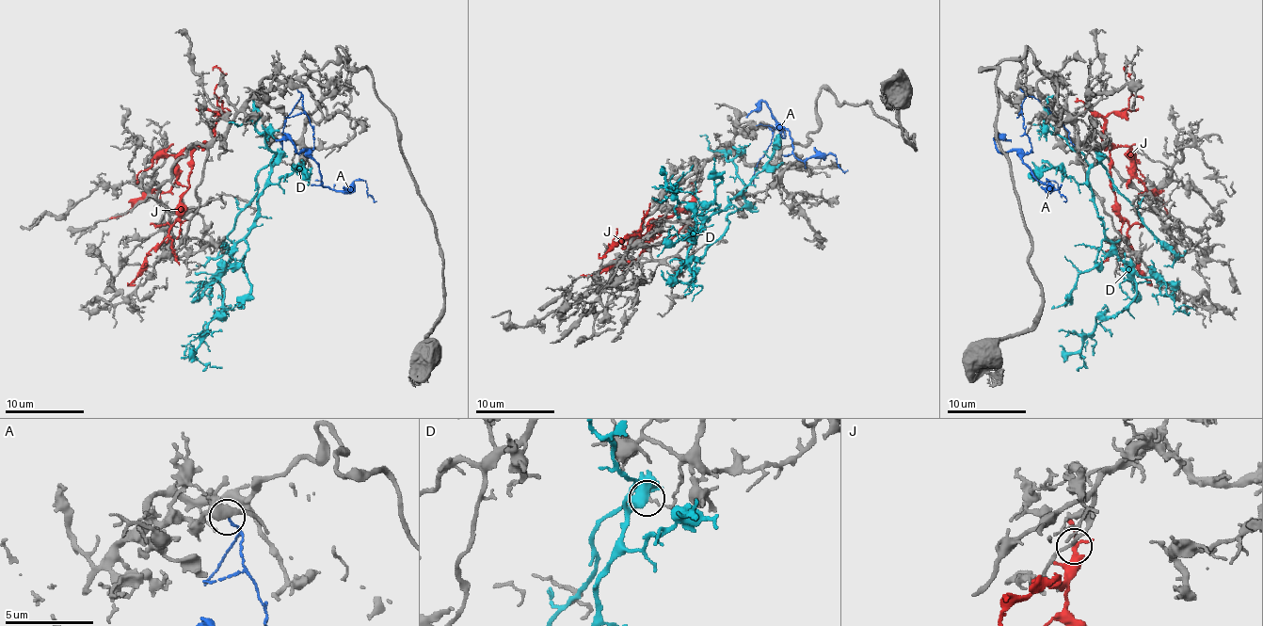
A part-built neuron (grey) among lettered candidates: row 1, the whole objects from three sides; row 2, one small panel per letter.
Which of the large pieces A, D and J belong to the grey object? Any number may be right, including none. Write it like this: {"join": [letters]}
{"join": []}

